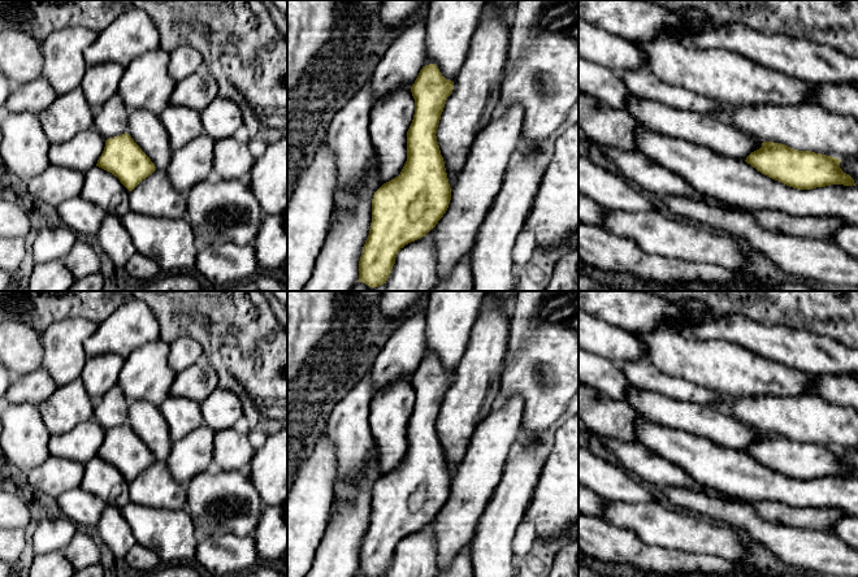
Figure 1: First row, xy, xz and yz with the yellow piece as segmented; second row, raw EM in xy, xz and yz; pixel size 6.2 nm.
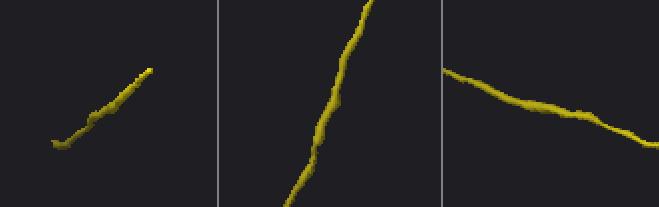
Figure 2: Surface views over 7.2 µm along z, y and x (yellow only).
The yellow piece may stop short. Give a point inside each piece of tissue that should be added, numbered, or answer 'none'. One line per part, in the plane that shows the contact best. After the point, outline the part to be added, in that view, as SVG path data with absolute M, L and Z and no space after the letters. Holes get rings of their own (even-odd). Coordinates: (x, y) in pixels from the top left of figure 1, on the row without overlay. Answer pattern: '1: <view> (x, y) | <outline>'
none

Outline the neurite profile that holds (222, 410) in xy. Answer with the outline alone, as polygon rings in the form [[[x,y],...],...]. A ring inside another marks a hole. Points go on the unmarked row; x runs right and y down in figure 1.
[[[217,387],[202,403],[204,425],[218,433],[224,429],[234,428],[243,417],[242,403],[235,392]]]

